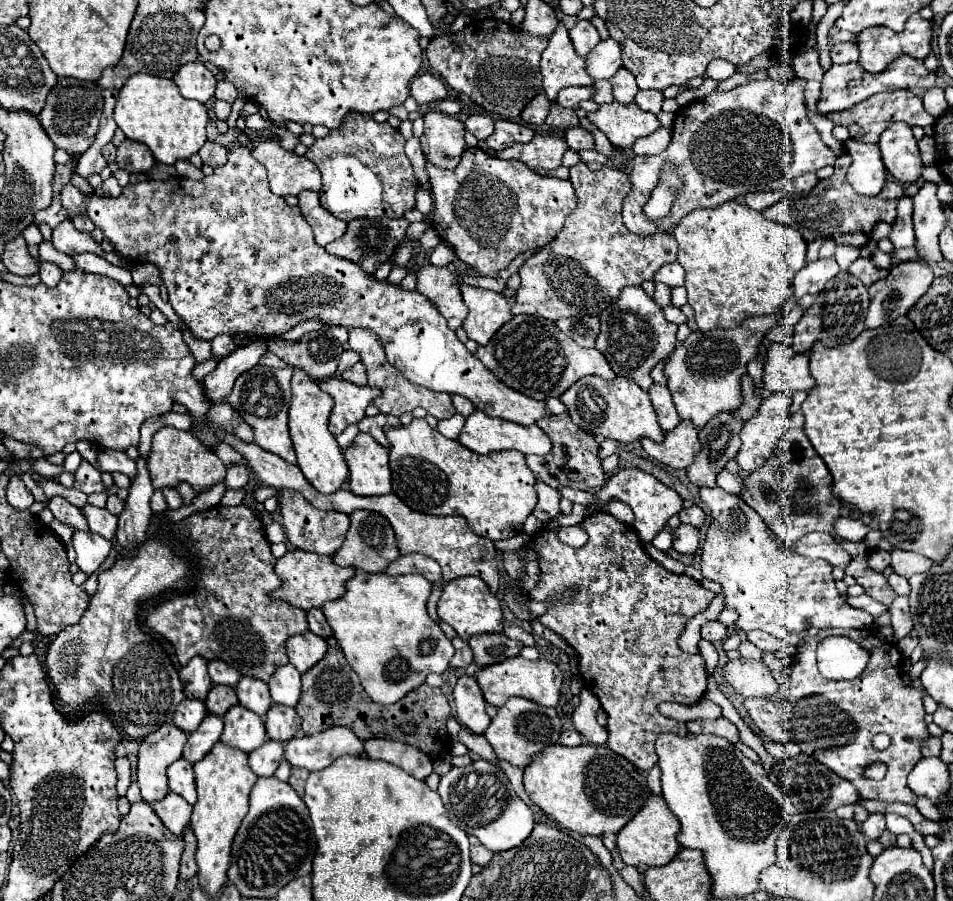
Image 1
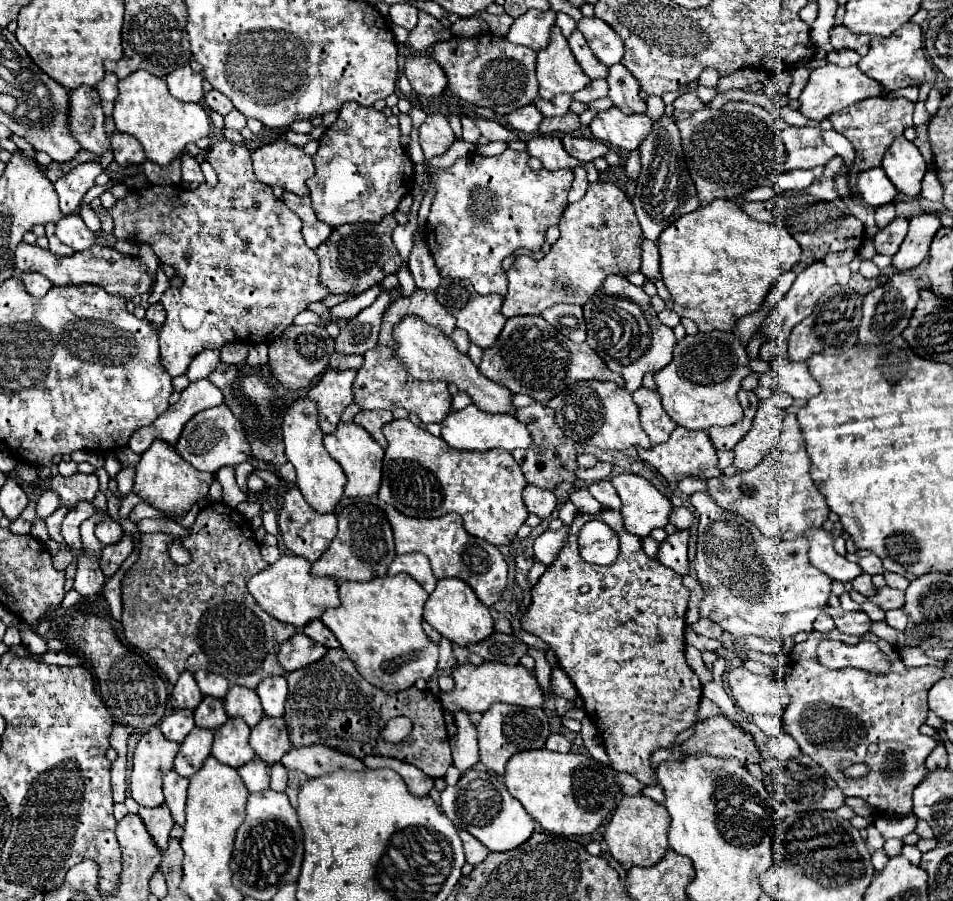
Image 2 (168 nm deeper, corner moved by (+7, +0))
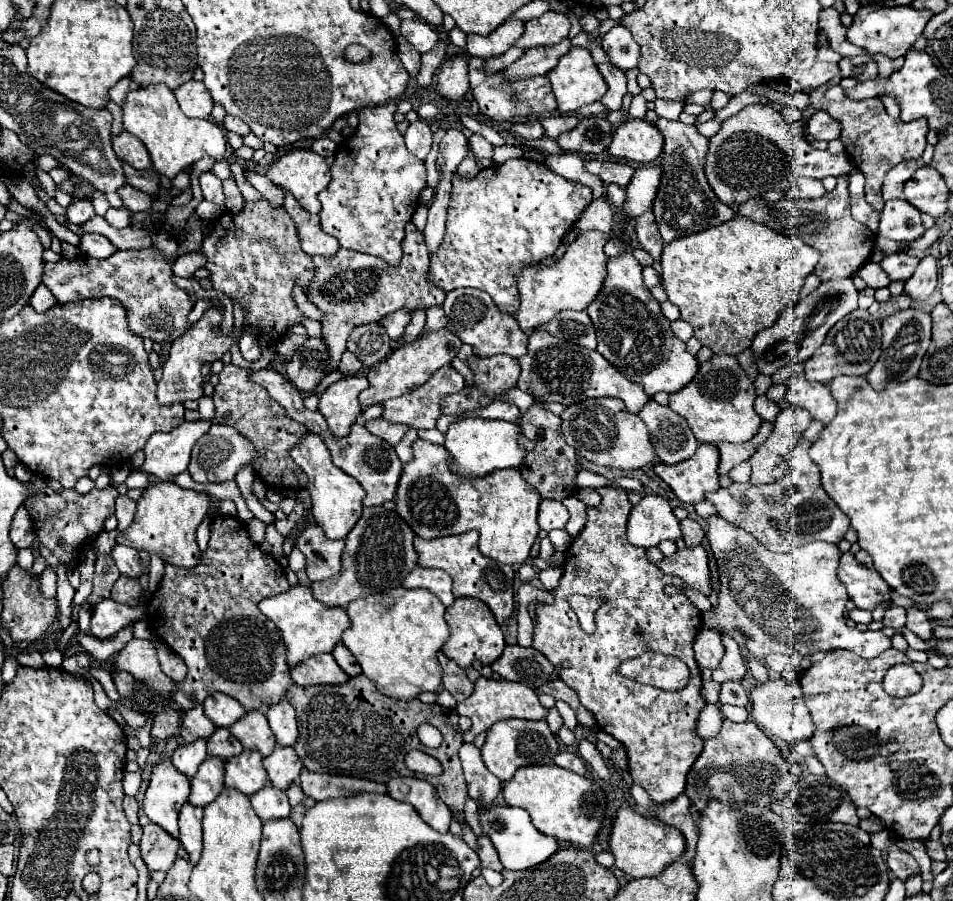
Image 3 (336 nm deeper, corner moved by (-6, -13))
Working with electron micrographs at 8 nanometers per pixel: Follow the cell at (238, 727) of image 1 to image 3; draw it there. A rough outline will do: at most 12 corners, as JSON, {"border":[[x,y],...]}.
{"border":[[257,749],[225,761],[225,785],[253,795],[267,783]]}

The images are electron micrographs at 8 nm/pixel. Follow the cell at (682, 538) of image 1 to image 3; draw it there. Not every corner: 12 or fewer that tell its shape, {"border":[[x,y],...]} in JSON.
{"border":[[679,549],[657,567],[695,591],[711,591],[707,551]]}

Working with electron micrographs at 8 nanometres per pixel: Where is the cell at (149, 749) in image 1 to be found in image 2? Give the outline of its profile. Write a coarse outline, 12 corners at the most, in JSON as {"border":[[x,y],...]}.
{"border":[[150,728],[134,750],[130,796],[164,804],[178,744]]}

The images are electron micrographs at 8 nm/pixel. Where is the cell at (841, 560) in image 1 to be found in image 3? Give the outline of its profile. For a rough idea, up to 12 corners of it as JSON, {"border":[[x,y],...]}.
{"border":[[841,553],[837,577],[859,609],[891,601],[889,585]]}

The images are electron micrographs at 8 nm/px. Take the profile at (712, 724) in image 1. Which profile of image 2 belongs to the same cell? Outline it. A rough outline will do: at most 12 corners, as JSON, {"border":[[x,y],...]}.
{"border":[[710,716],[680,744],[682,756],[706,752],[760,762],[752,734]]}

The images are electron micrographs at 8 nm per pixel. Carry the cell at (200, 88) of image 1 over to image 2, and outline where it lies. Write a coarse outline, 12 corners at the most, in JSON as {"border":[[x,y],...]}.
{"border":[[188,64],[166,76],[168,90],[182,102],[200,102],[202,74]]}

